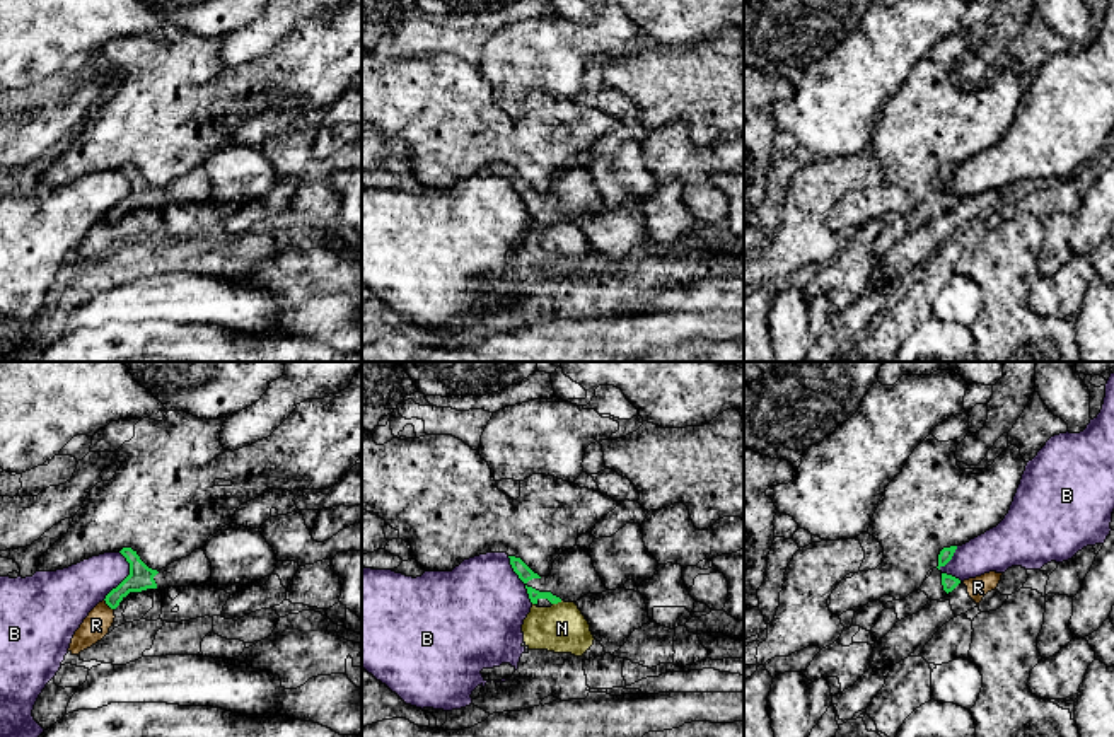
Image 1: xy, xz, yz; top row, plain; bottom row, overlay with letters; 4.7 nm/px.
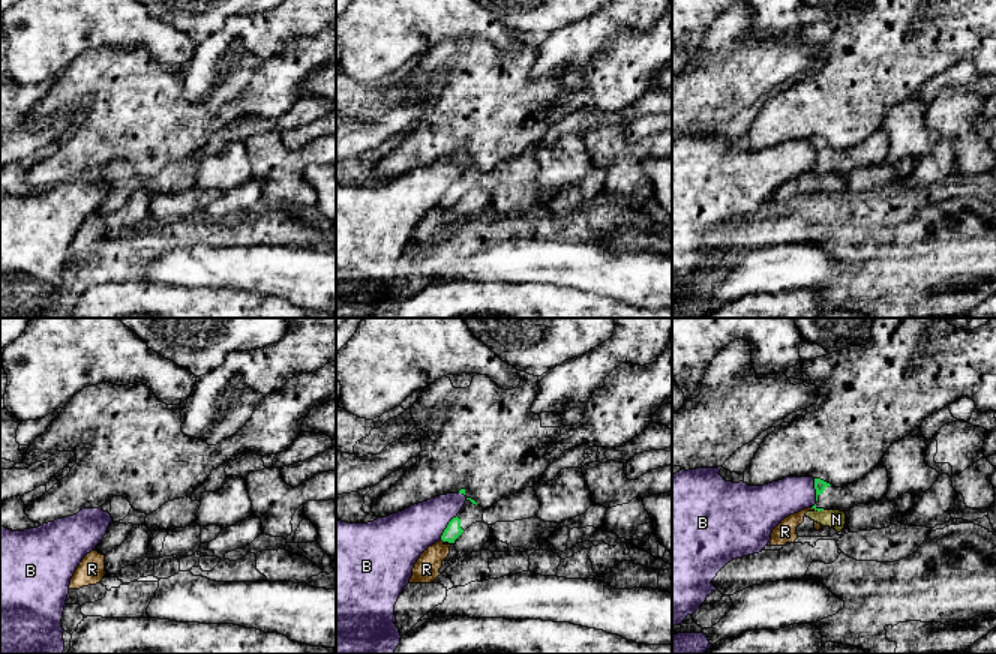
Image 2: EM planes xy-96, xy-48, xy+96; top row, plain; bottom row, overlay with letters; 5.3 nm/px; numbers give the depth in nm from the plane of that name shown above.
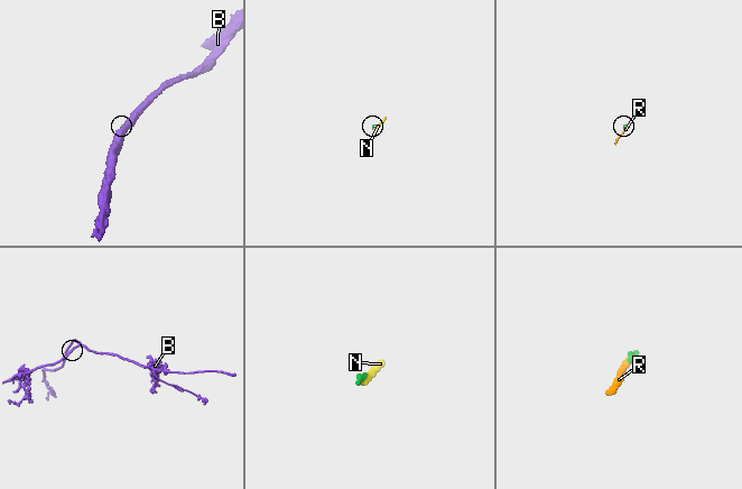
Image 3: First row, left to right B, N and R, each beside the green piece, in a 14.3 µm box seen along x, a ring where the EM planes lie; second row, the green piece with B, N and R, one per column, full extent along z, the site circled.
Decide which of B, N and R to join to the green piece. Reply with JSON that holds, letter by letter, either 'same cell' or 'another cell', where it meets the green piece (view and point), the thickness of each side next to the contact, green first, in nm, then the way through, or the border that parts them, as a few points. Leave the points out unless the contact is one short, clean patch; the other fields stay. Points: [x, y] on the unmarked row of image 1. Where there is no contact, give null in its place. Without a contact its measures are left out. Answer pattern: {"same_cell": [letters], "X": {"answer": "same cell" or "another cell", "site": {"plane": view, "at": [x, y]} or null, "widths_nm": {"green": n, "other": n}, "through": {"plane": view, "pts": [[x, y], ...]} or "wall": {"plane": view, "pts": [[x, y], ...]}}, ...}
{"same_cell": [], "B": {"answer": "another cell", "site": {"plane": "xy", "at": [128, 193]}, "widths_nm": {"green": 120, "other": 220}, "wall": {"plane": "xy", "pts": [[120, 169], [128, 181], [128, 191], [103, 217]]}}, "N": {"answer": "another cell", "site": {"plane": "xz", "at": [556, 220]}, "widths_nm": {"green": 50, "other": 240}, "wall": {"plane": "xz", "pts": [[562, 219], [553, 222]]}}, "R": {"answer": "another cell", "site": {"plane": "xy", "at": [108, 222]}, "widths_nm": {"green": 120, "other": 120}, "wall": {"plane": "xy", "pts": [[104, 217], [113, 227]]}}}

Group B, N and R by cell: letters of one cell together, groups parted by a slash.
B / N R

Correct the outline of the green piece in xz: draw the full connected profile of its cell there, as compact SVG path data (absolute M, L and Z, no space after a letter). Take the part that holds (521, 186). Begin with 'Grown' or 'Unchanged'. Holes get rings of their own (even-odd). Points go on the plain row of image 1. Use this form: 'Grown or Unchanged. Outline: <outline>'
Grown. Outline: M573 164L563 169L548 194L534 191L520 176L508 176L513 189L525 201L531 220L537 225L551 225L561 218L577 220L587 212L607 208L587 165Z

